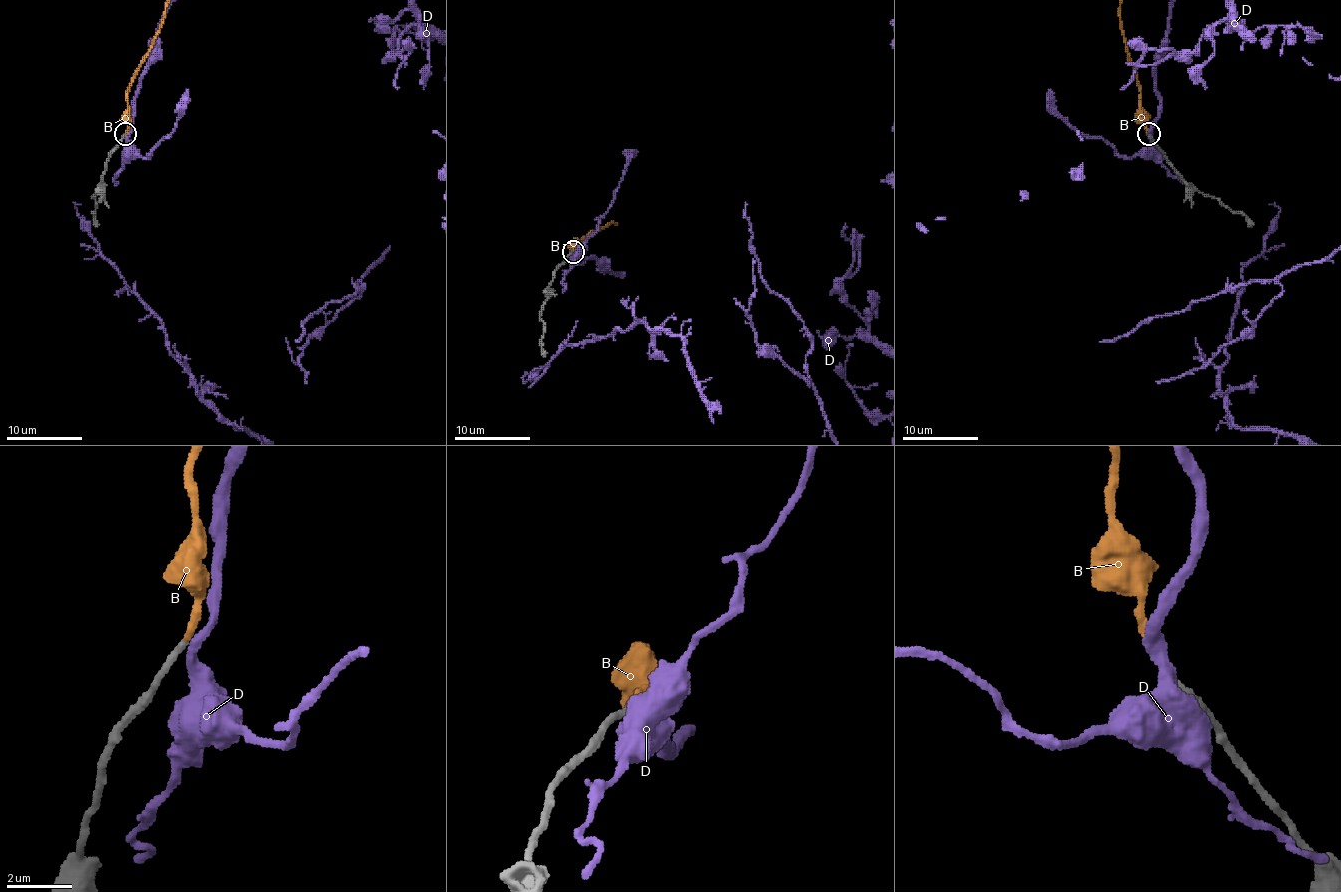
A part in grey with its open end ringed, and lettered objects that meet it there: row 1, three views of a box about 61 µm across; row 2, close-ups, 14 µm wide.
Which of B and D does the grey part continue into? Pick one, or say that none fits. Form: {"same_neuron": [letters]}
{"same_neuron": ["B"]}

